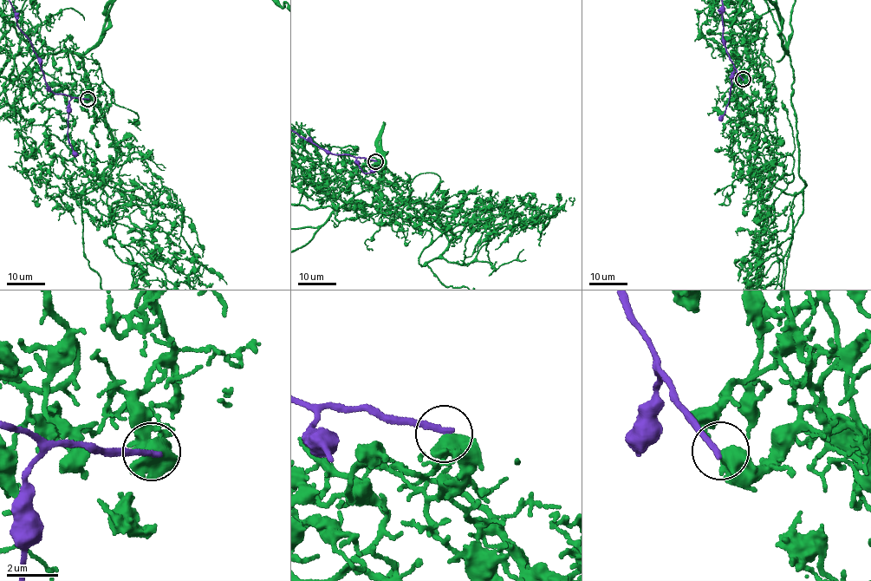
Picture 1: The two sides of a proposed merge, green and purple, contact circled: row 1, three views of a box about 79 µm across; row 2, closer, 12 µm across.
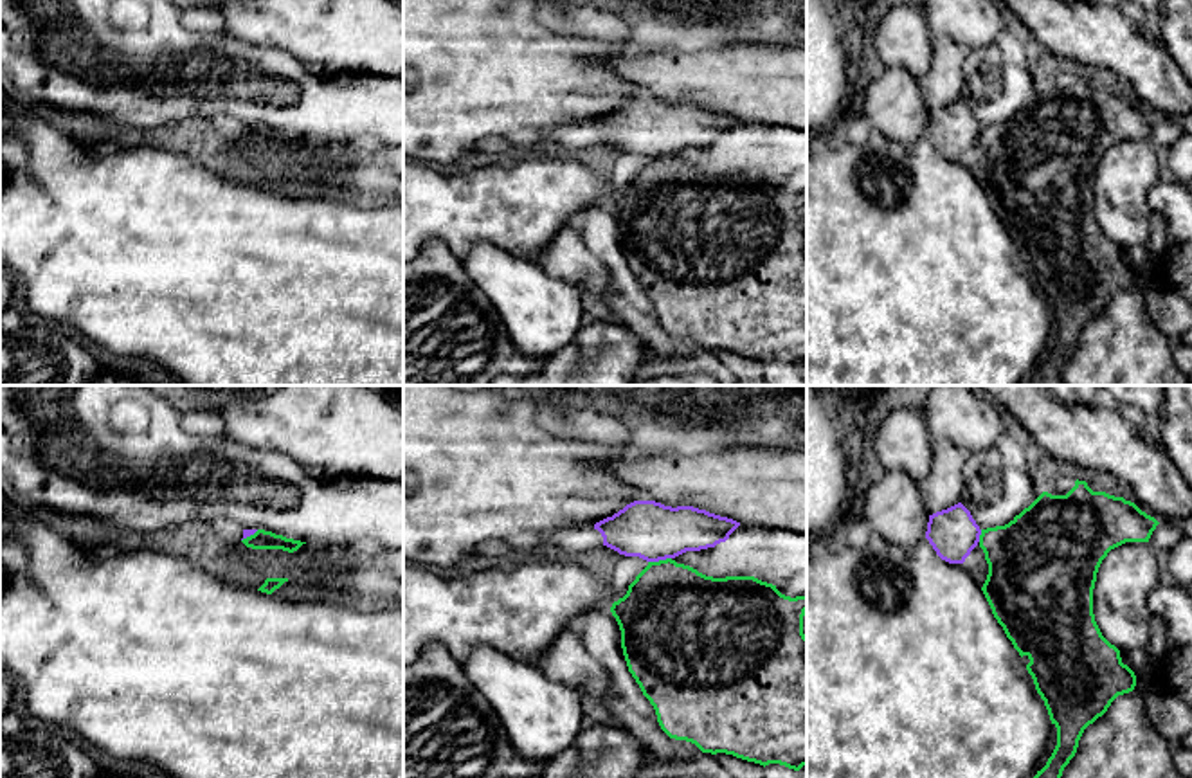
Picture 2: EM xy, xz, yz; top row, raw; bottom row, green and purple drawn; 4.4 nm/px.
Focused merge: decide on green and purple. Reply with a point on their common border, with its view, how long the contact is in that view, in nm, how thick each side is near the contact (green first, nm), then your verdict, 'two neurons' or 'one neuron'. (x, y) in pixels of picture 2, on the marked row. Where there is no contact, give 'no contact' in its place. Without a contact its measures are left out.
meets green in xz at (659, 560); contact 110 nm long; 460 nm thick on the green side, 260 nm on the other; two neurons

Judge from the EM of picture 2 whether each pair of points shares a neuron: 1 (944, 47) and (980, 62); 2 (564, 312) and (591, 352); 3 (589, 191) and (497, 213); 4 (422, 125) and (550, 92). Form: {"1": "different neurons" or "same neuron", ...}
{"1": "different neurons", "2": "different neurons", "3": "same neuron", "4": "same neuron"}

